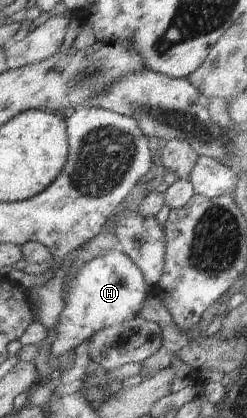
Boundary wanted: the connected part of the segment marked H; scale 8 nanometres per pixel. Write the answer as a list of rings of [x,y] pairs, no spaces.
[[[115,248],[84,264],[64,290],[65,308],[57,326],[56,338],[52,342],[55,361],[86,342],[92,334],[135,318],[147,300],[147,284],[143,272],[121,248]]]

